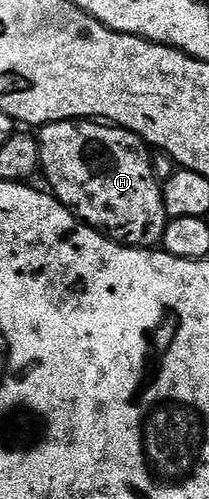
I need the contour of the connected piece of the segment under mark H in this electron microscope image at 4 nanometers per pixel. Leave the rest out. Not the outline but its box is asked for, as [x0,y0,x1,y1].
[36,120,167,248]

